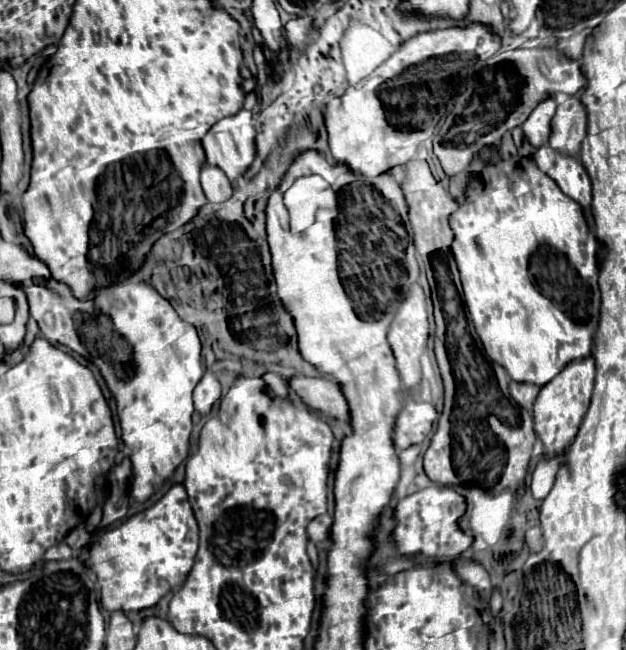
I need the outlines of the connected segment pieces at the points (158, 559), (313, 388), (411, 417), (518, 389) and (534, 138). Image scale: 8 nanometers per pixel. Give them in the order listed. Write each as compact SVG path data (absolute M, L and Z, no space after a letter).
M172 485L170 491L162 499L158 499L152 507L132 515L112 531L98 533L90 545L90 557L84 563L96 573L98 583L102 587L102 597L100 597L102 609L110 613L112 611L126 613L126 611L138 611L156 605L160 597L164 597L176 583L184 581L188 571L192 569L196 551L198 551L198 523L188 503L186 489L184 485Z
M294 375L288 379L288 385L310 409L348 423L348 403L334 379Z
M406 395L404 409L396 419L394 445L396 449L406 449L414 443L420 443L432 429L436 411L430 403L420 403L412 395Z
M510 383L510 395L526 409L532 409L536 397L538 397L538 391L540 387L538 385L532 385L532 383Z
M546 99L546 103L538 103L538 107L530 113L526 123L522 123L522 131L534 147L542 147L548 143L550 121L552 121L554 113L556 113L556 101Z

